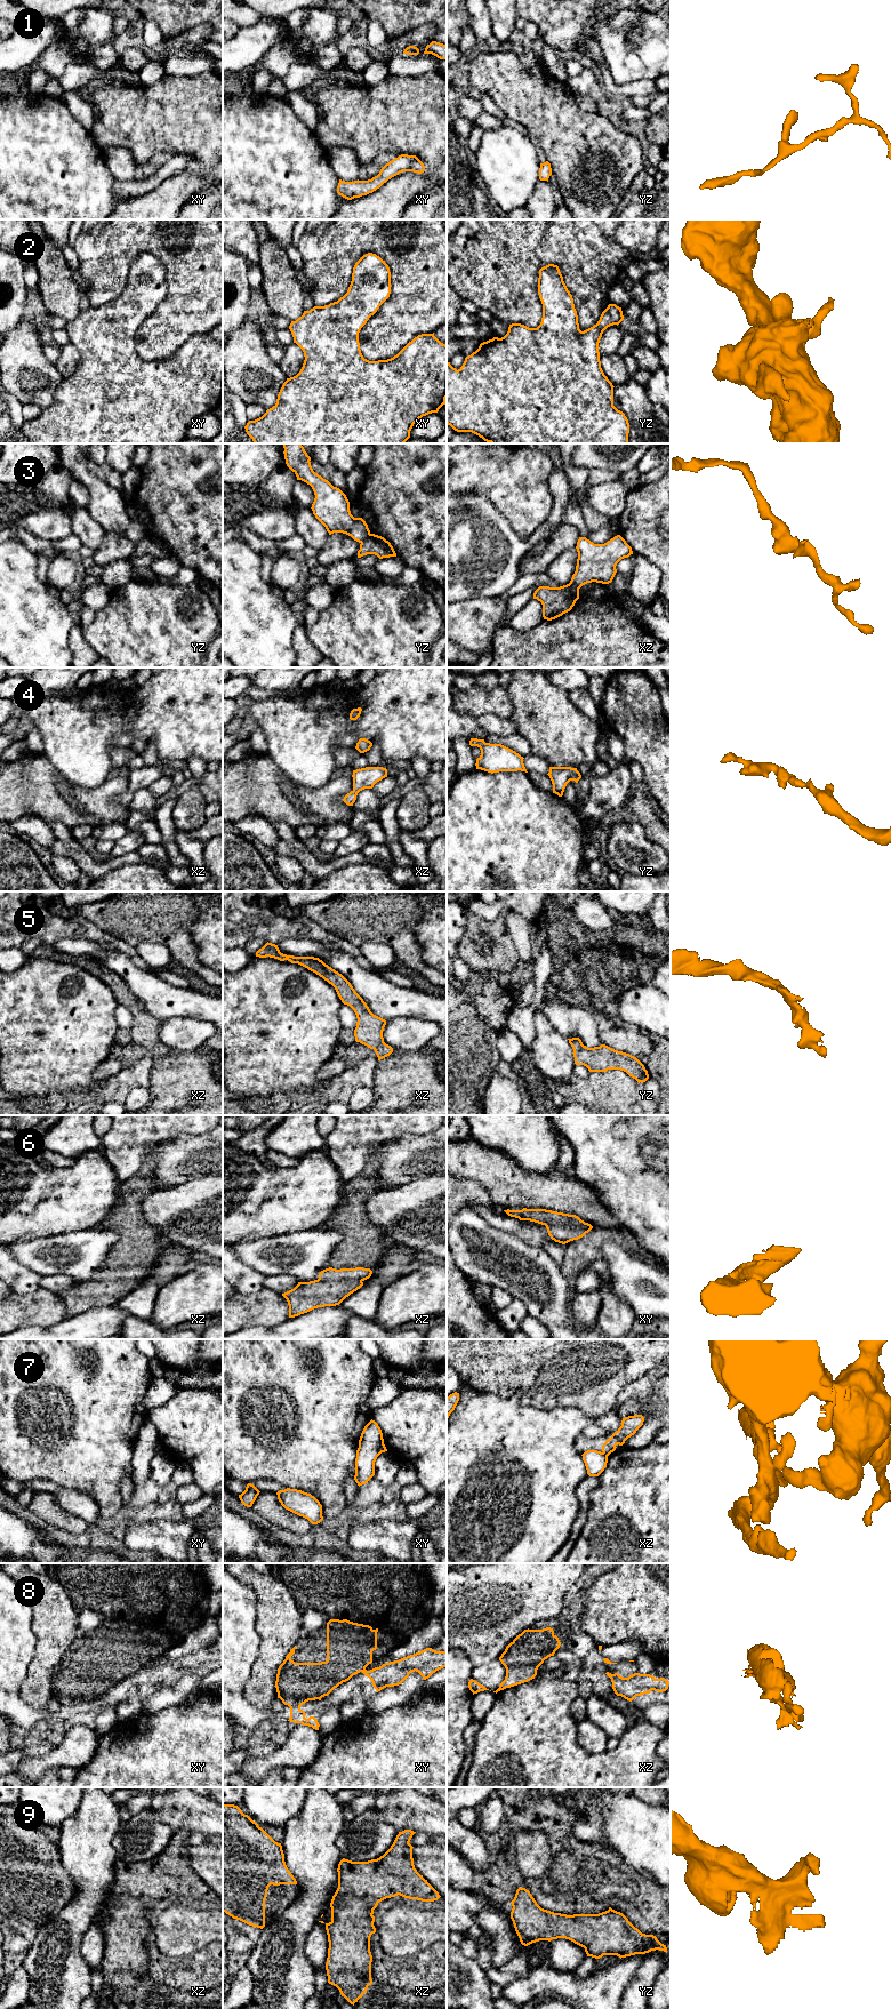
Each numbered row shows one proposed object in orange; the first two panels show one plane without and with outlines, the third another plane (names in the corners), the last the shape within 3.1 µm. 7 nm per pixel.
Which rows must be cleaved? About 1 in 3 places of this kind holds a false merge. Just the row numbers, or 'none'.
3, 7

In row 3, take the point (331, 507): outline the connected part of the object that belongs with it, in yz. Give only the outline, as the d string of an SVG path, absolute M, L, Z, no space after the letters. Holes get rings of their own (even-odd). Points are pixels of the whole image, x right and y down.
M283 443L283 448L287 466L296 474L297 480L312 487L315 498L311 509L329 535L343 533L359 543L364 542L370 530L362 518L351 514L346 495L313 471L311 457L302 443Z

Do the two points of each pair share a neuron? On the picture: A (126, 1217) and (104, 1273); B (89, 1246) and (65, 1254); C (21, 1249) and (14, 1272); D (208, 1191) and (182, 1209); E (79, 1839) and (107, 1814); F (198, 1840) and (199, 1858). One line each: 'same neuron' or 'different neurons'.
A: same neuron
B: same neuron
C: different neurons
D: same neuron
E: same neuron
F: different neurons

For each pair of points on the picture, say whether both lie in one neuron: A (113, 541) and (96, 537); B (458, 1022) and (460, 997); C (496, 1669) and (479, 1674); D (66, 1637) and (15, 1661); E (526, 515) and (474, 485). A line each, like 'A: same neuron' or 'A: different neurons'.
A: different neurons
B: different neurons
C: same neuron
D: different neurons
E: same neuron

